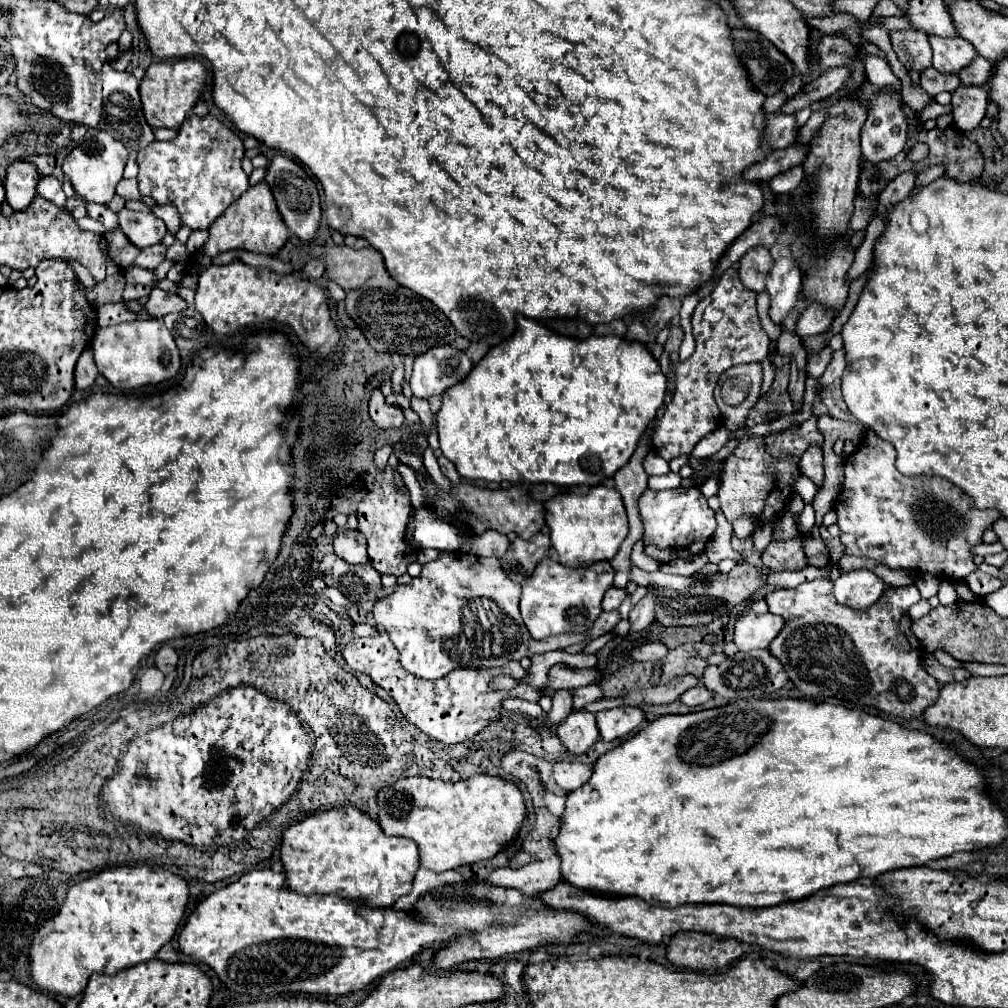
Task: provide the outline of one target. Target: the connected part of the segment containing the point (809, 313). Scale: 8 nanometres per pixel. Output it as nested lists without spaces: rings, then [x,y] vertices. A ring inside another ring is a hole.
[[[813,302],[803,314],[801,318],[797,320],[797,326],[795,326],[795,334],[799,338],[807,338],[807,336],[819,336],[823,334],[829,324],[833,320],[833,312],[829,312],[827,308],[823,308],[821,304]]]

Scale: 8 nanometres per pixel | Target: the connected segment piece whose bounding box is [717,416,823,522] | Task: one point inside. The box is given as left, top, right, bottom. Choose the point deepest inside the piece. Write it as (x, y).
(757, 479)

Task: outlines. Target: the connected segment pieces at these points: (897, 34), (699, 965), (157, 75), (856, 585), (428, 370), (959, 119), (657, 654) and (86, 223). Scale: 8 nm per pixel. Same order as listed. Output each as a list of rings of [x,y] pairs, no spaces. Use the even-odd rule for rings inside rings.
[[[891,30],[891,44],[907,70],[921,72],[931,66],[931,46],[925,32],[919,30]]]
[[[679,932],[667,946],[667,960],[673,966],[691,970],[721,970],[741,958],[741,942],[701,932]]]
[[[193,58],[187,60],[161,60],[147,68],[141,84],[141,104],[145,112],[145,120],[151,128],[179,128],[185,116],[191,112],[195,102],[199,100],[207,78],[207,68]]]
[[[871,570],[841,572],[835,580],[835,598],[849,608],[869,608],[885,592],[885,582]]]
[[[437,346],[423,352],[413,362],[411,390],[417,398],[441,396],[447,388],[459,384],[473,368],[465,352],[455,346]]]
[[[963,86],[957,88],[957,92],[951,94],[951,106],[953,106],[953,118],[959,130],[969,132],[979,126],[979,122],[985,118],[989,96],[987,90],[981,86]]]
[[[647,642],[641,646],[635,646],[629,650],[629,658],[637,660],[637,662],[655,662],[661,660],[667,654],[667,648],[663,644],[655,644],[655,642]]]
[[[84,217],[76,220],[77,224],[81,229],[87,231],[93,231],[99,235],[104,235],[106,233],[106,229],[99,221],[96,221],[90,217]]]

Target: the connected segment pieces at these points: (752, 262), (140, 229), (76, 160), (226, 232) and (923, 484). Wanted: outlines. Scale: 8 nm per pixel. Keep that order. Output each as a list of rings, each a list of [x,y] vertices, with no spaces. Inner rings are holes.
[[[751,248],[739,260],[739,278],[745,288],[753,292],[765,290],[765,276],[773,266],[773,258],[769,256],[767,248]]]
[[[127,208],[119,212],[119,228],[137,248],[159,244],[161,238],[167,234],[165,222],[151,212],[131,212]]]
[[[99,132],[93,142],[81,144],[67,154],[63,162],[63,174],[71,182],[79,198],[83,198],[85,202],[107,204],[115,196],[117,182],[123,178],[125,162],[127,162],[127,148],[119,140],[113,140],[109,134]],[[87,148],[91,148],[93,154],[87,154]]]
[[[259,182],[255,186],[251,186],[247,192],[243,192],[237,202],[233,202],[209,228],[209,240],[201,246],[199,252],[193,254],[191,260],[191,270],[183,270],[185,276],[199,276],[205,268],[211,266],[213,258],[225,250],[247,250],[247,252],[255,252],[255,254],[269,254],[275,256],[283,244],[289,238],[289,230],[285,228],[281,214],[277,212],[273,194],[269,192],[269,186],[265,182]]]
[[[873,430],[861,440],[859,448],[845,458],[845,482],[835,504],[837,526],[841,528],[841,542],[847,554],[865,556],[887,564],[889,568],[907,568],[913,572],[929,572],[937,578],[963,580],[969,572],[977,570],[971,548],[981,544],[981,536],[995,520],[1001,518],[997,510],[979,510],[973,500],[961,492],[955,484],[937,476],[903,476],[895,468],[895,448],[893,444],[881,440]]]

